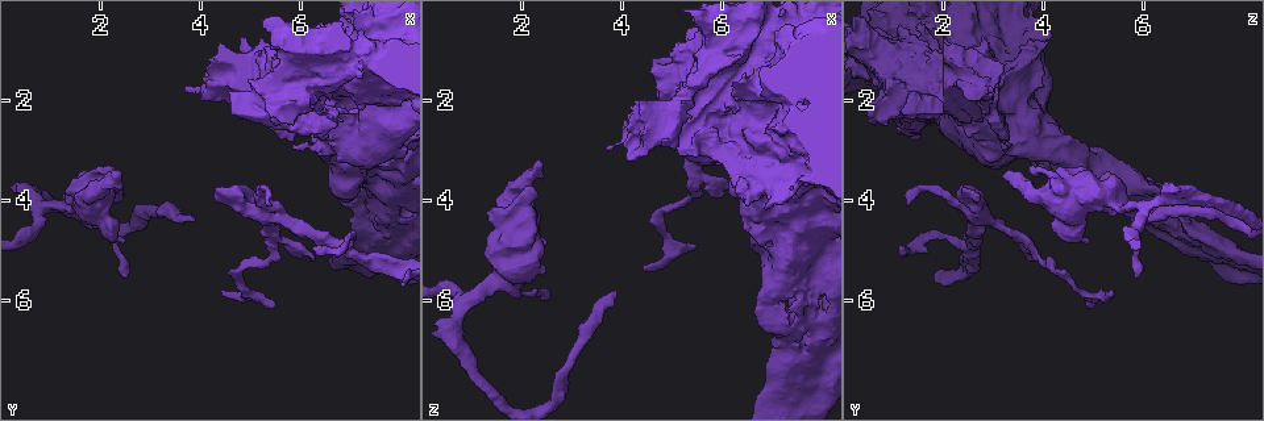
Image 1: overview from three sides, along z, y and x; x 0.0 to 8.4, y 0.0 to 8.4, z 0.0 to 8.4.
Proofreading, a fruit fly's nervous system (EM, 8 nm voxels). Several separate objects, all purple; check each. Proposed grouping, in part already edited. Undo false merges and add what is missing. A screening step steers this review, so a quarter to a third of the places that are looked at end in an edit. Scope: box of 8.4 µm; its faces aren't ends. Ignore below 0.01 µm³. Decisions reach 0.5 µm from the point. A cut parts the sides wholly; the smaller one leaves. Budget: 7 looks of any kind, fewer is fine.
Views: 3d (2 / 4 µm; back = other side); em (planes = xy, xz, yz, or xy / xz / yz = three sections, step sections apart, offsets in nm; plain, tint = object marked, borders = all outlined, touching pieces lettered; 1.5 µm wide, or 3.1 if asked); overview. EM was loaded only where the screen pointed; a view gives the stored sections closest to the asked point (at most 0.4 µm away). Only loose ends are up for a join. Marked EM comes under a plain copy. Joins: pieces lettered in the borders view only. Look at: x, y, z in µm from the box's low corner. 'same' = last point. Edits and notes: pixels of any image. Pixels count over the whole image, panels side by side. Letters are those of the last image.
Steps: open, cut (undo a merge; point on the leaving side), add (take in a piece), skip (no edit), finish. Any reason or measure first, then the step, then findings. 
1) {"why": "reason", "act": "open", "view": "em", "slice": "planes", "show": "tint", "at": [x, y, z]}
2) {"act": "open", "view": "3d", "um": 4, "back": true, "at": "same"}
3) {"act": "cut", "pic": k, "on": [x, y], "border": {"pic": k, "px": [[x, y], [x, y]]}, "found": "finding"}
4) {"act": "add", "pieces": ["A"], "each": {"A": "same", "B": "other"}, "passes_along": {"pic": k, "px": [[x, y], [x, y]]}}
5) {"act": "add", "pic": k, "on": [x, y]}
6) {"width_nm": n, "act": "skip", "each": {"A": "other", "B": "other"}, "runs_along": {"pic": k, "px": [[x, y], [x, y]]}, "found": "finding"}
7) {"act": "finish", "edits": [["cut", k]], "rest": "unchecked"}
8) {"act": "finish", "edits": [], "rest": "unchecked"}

{"why": "free end", "act": "open", "view": "em", "slice": "planes", "show": "tint", "at": [4.70, 3.65, 2.35]}

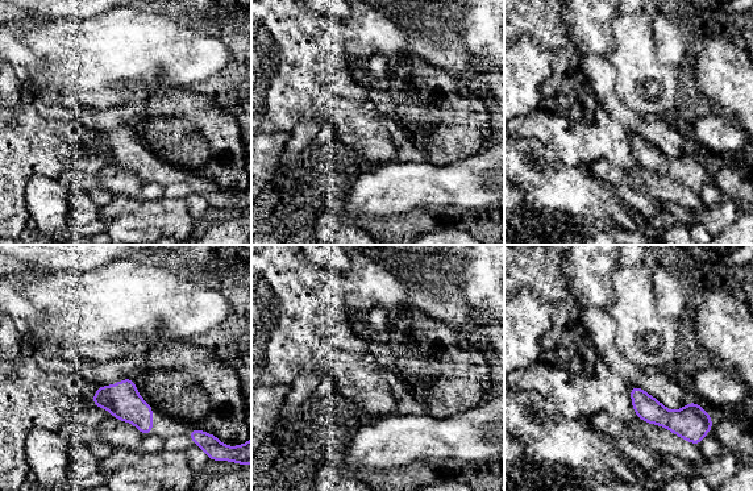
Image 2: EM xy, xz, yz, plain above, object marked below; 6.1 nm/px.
{"act": "open", "view": "em", "slice": "planes", "show": "borders", "at": "same"}

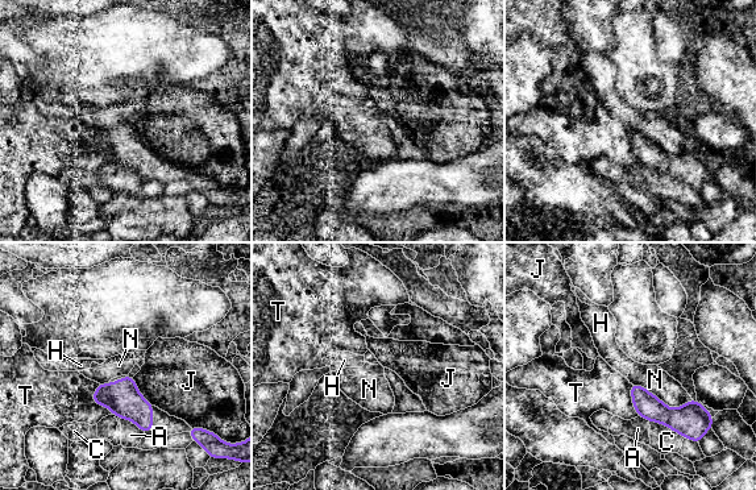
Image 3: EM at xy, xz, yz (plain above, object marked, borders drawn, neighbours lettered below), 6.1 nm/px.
{"act": "skip", "each": {"A": "other", "C": "other", "H": "other", "J": "other", "N": "other", "T": "other"}, "runs_along": {"pic": 3, "px": [[634, 386], [661, 414], [696, 407]]}, "found": "none of them fits"}

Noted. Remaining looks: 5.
{"why": "abrupt turn", "act": "open", "view": "em", "slice": "xy", "step": 8, "show": "tint", "at": [5.60, 4.80, 3.60]}

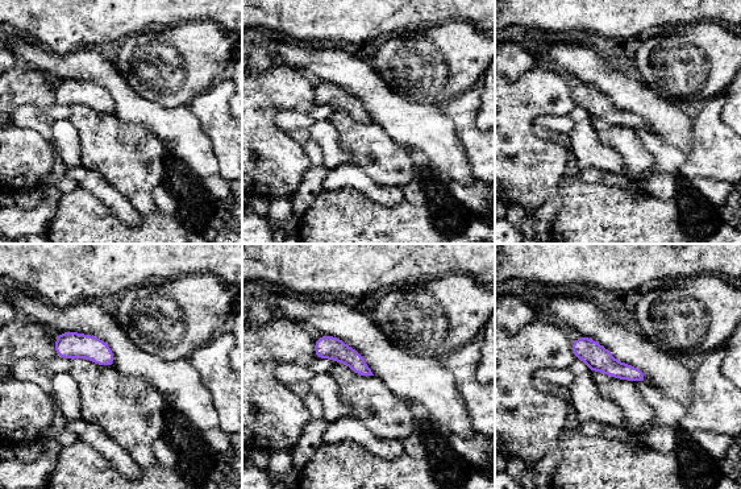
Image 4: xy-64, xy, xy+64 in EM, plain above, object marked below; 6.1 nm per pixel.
{"why": "what lies round it", "act": "open", "view": "em", "slice": "xy", "step": 8, "show": "borders", "at": "same"}

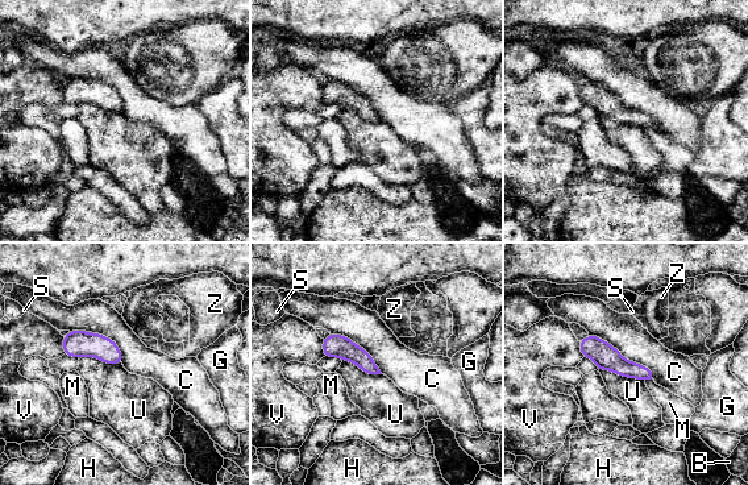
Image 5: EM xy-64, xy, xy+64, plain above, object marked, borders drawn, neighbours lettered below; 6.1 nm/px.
{"width_nm": 120, "act": "skip", "each": {"B": "other", "C": "other", "G": "other", "H": "other", "M": "other", "S": "other", "U": "other", "V": "other", "Z": "other"}, "runs_along": {"pic": 5, "px": [[582, 344], [651, 377]]}, "found": "continuous, no second cell"}

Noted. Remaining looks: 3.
{"why": "an open end", "act": "open", "view": "em", "slice": "planes", "show": "borders", "at": [6.25, 4.90, 1.25]}

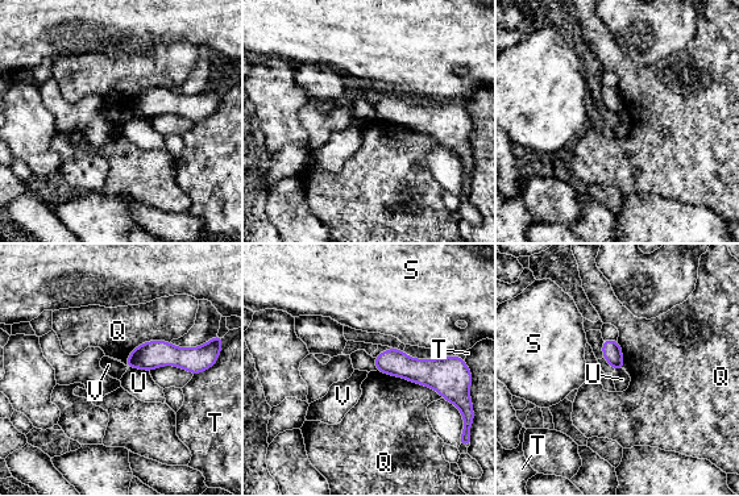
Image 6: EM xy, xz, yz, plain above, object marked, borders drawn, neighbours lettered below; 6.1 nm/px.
{"width_nm": 80, "longest_contact_nm": ["Q", 440], "act": "skip", "each": {"Q": "other", "S": "other", "T": "other", "U": "other", "V": "other"}, "found": "none of them fits"}

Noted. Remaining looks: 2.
{"act": "finish", "edits": [], "rest": "unchecked"}

